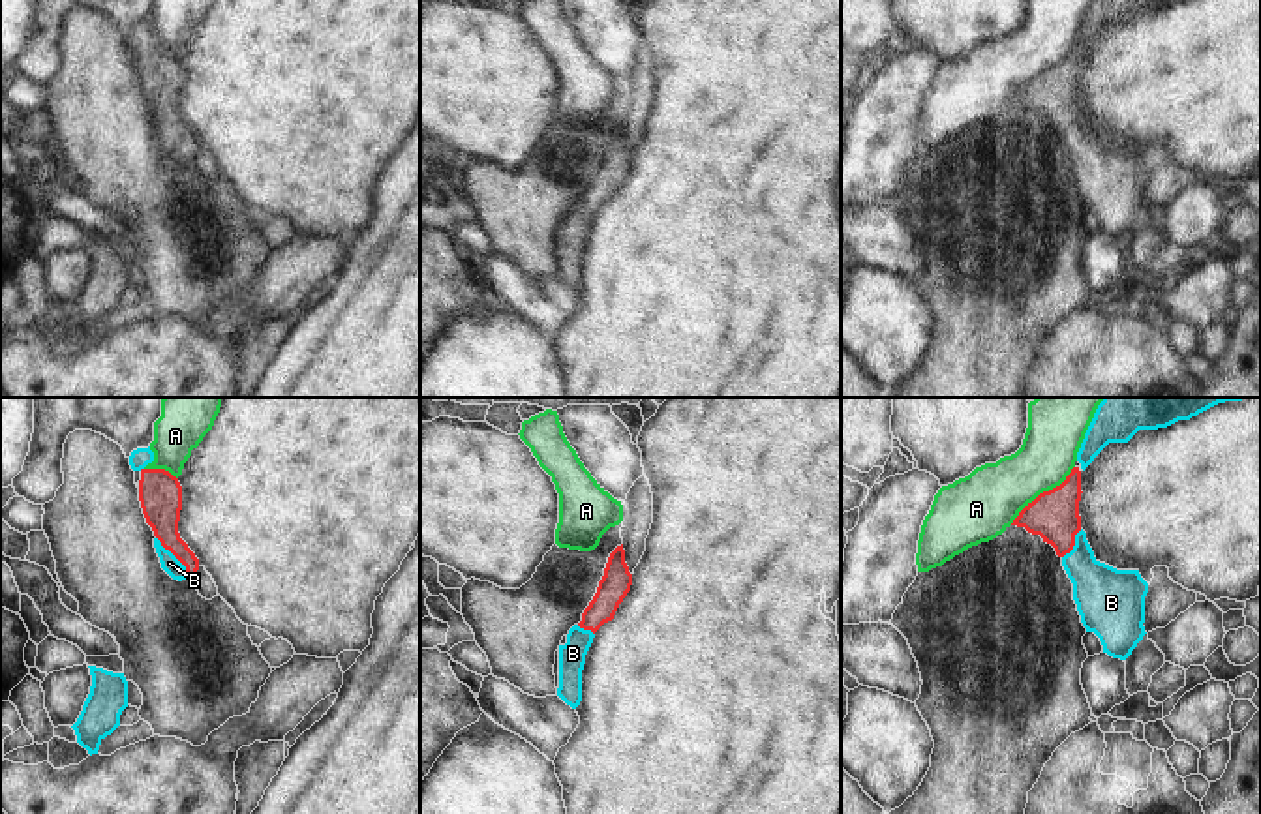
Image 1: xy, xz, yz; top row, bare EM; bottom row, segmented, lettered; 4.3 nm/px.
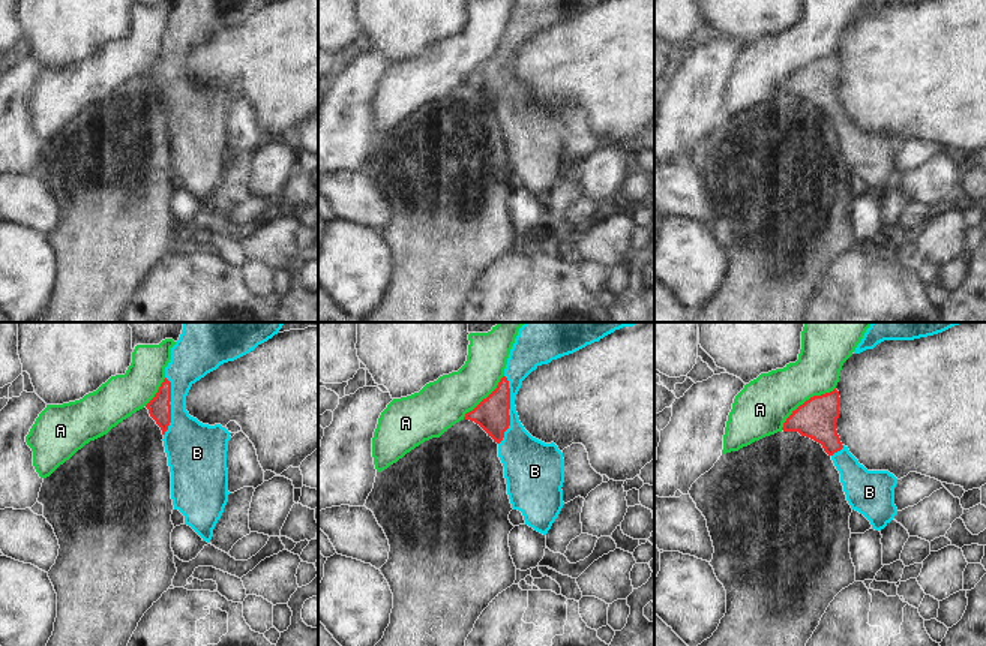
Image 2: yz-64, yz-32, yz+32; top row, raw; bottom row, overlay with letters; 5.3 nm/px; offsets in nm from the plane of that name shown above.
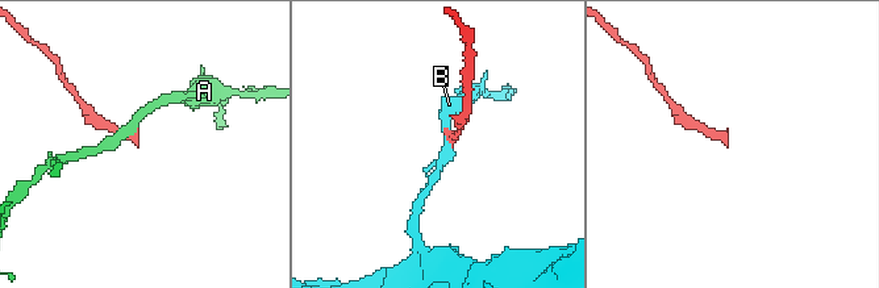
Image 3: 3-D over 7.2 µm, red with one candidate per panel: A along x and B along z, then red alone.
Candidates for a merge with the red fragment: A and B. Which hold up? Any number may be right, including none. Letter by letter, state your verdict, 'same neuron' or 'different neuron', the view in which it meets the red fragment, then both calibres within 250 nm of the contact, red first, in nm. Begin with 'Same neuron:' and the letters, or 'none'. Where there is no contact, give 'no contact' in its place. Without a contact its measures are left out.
Same neuron: B
A: different neuron; meets red in yz; 220 nm thick on the red side, 280 nm on the other
B: same neuron; meets red in xy; 180 nm thick on the red side, 80 nm on the other

